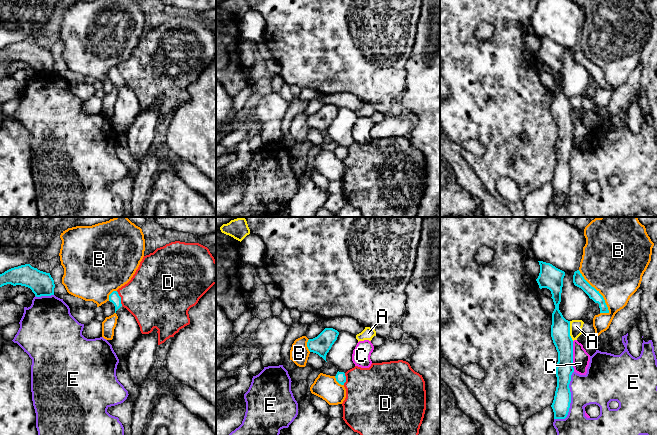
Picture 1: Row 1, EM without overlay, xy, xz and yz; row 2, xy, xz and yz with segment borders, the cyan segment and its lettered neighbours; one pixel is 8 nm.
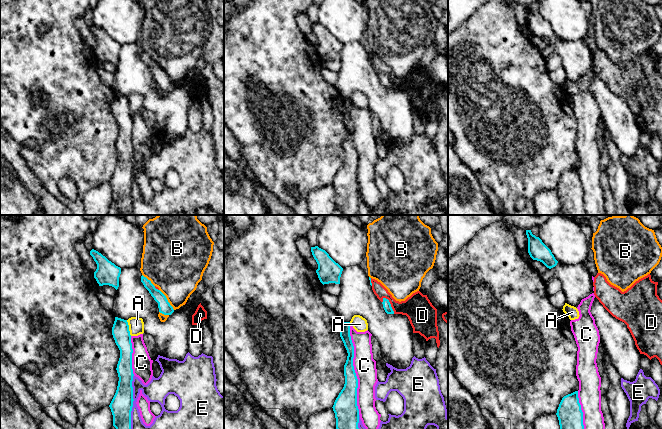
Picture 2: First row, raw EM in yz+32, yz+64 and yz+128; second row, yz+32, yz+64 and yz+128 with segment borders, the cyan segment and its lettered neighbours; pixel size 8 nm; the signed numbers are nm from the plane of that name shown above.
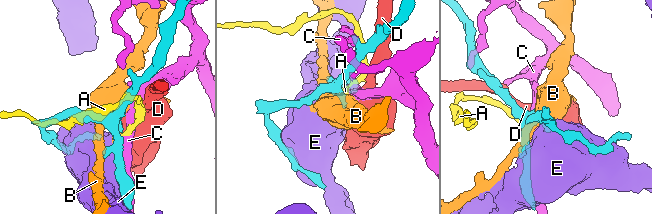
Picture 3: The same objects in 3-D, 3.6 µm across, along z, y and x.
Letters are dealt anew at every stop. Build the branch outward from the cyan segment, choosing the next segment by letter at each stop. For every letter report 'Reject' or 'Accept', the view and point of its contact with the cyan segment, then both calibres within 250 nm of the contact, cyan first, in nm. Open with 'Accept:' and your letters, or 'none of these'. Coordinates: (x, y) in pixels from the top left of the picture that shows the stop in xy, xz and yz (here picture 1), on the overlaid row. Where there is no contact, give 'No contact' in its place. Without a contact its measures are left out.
Accept: none of these
A: Reject. Touches cyan at yz (569, 331). Thickness 160 nm (cyan) against 100 nm
B: Reject. Touches cyan at yz (598, 292). Thickness 90 nm (cyan) against 480 nm
C: Reject. Touches cyan at yz (572, 356). Thickness 160 nm (cyan) against 140 nm
D: Reject. Touches cyan at xy (120, 298). Thickness 90 nm (cyan) against 420 nm
E: Reject. Touches cyan at yz (570, 400). Thickness 140 nm (cyan) against 280 nm

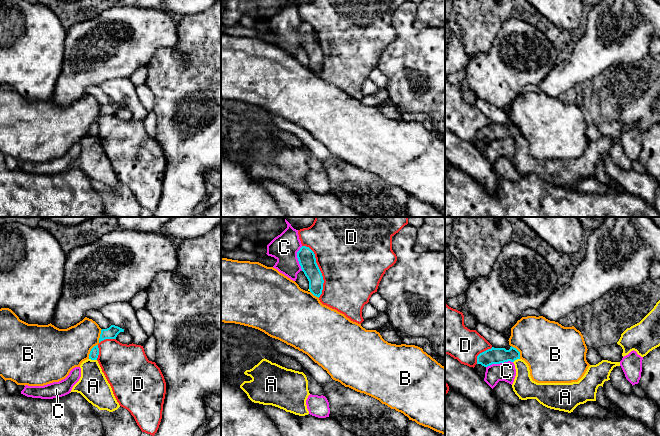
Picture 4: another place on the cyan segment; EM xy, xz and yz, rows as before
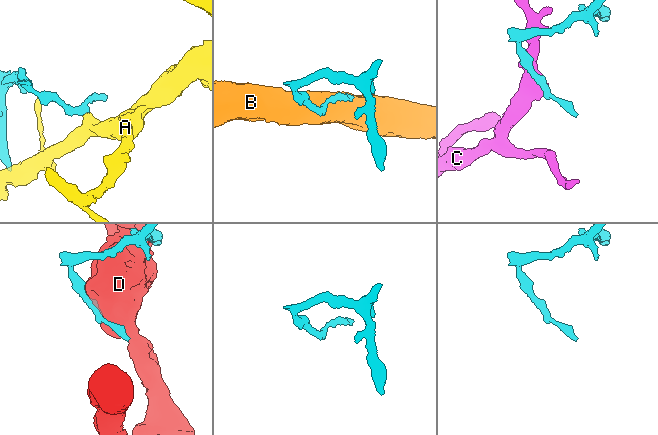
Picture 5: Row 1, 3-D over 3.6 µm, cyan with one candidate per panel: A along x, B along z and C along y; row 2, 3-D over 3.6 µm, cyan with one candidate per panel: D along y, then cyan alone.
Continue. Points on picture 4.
Accept: none of these
A: Reject. Touches cyan at xy (93, 359). Thickness 70 nm (cyan) against 240 nm
B: Reject. Touches cyan at xy (90, 351). Thickness 70 nm (cyan) against 360 nm
C: Reject. Touches cyan at yz (499, 363). Thickness 130 nm (cyan) against 150 nm
D: Reject. Touches cyan at xz (319, 269). Thickness 140 nm (cyan) against 500 nm

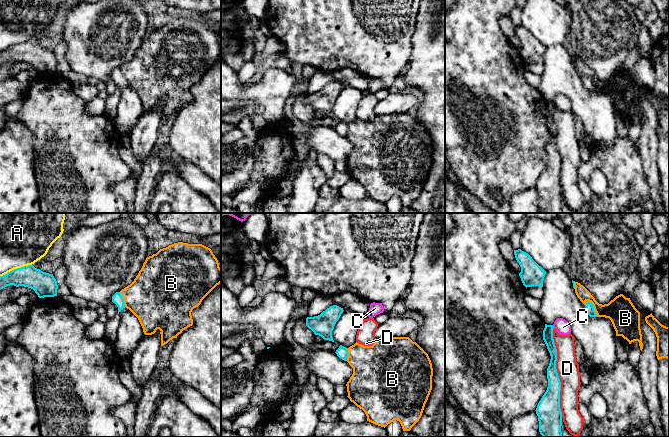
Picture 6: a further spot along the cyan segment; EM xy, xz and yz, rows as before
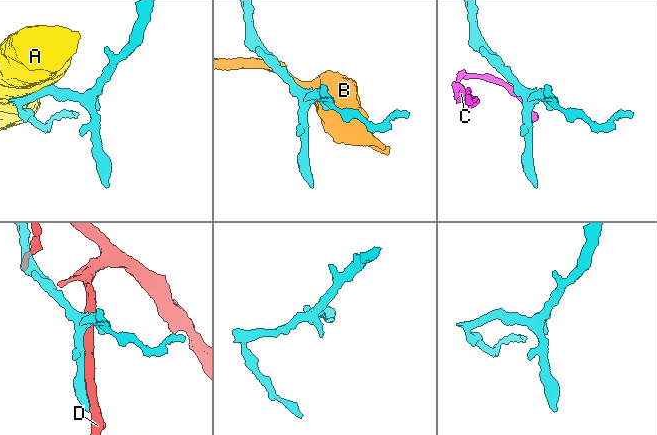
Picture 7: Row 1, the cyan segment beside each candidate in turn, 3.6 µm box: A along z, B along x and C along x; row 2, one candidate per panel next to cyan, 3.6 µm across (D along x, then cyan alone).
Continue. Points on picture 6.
Accept: none of these
A: Reject. Touches cyan at xy (15, 269). Thickness 180 nm (cyan) against 400 nm
B: Reject. Touches cyan at yz (593, 307). Thickness 70 nm (cyan) against 220 nm
C: Reject. Touches cyan at yz (552, 326). Thickness 80 nm (cyan) against 120 nm
D: Reject. Touches cyan at yz (557, 373). Thickness 160 nm (cyan) against 180 nm

